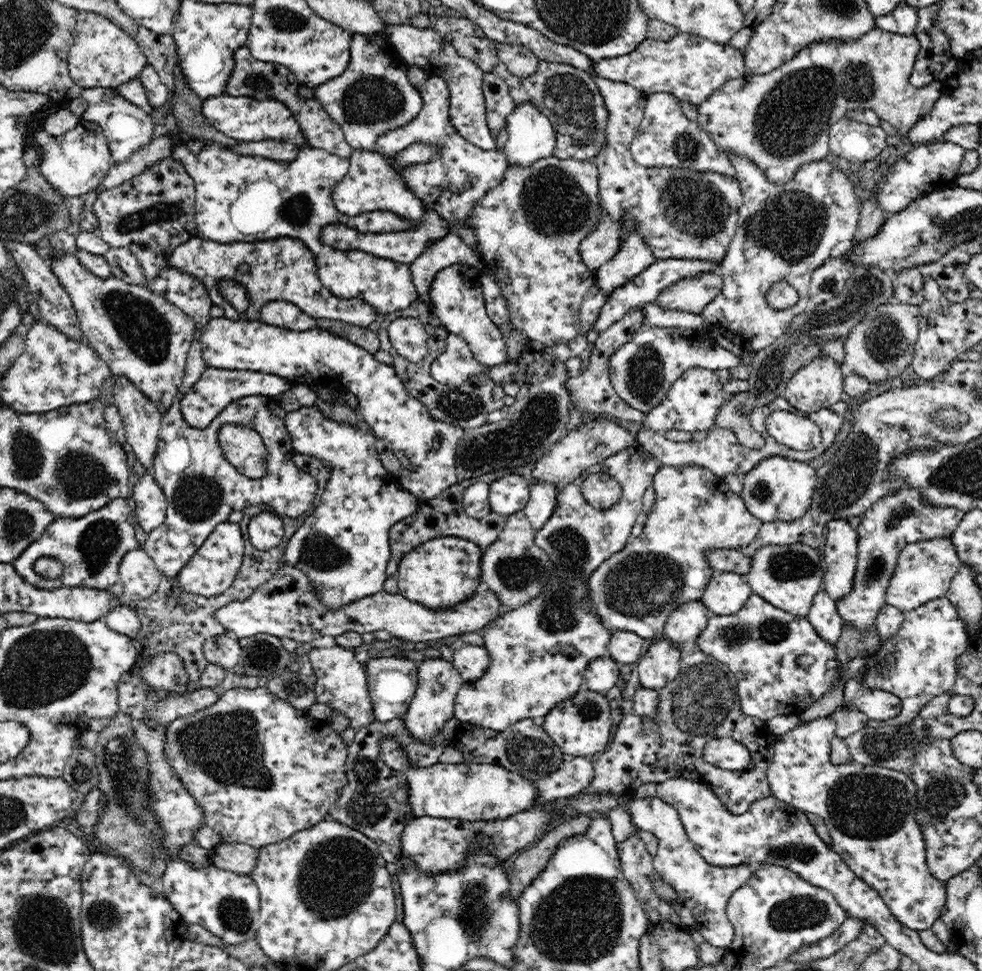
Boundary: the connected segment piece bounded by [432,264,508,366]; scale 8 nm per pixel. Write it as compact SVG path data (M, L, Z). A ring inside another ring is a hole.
M454 265L442 269L433 278L433 312L442 321L450 333L466 339L470 343L471 354L483 365L501 365L508 359L508 349L500 329L488 317L484 294L481 287L480 270L470 265Z

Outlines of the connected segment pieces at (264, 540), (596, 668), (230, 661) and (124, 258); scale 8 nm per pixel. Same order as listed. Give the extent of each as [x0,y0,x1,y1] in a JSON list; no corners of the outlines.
[[246,509,284,550],[583,657,619,694],[204,633,241,672],[104,247,146,285]]

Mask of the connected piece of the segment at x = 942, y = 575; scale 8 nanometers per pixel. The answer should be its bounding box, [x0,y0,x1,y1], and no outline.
[885,537,961,613]

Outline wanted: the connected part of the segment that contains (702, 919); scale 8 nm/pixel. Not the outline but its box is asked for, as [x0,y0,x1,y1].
[629,798,756,948]

